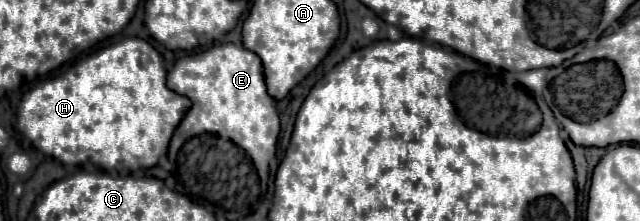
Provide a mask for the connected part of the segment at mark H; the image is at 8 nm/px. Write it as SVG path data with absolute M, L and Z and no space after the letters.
M137 37L126 38L71 65L61 77L53 77L31 89L23 97L23 107L19 105L17 129L29 137L39 151L61 159L65 165L83 165L91 161L105 171L113 169L119 173L153 167L167 151L173 131L191 107L187 97L177 95L165 85L165 75L167 71L163 69L161 55L151 43Z

